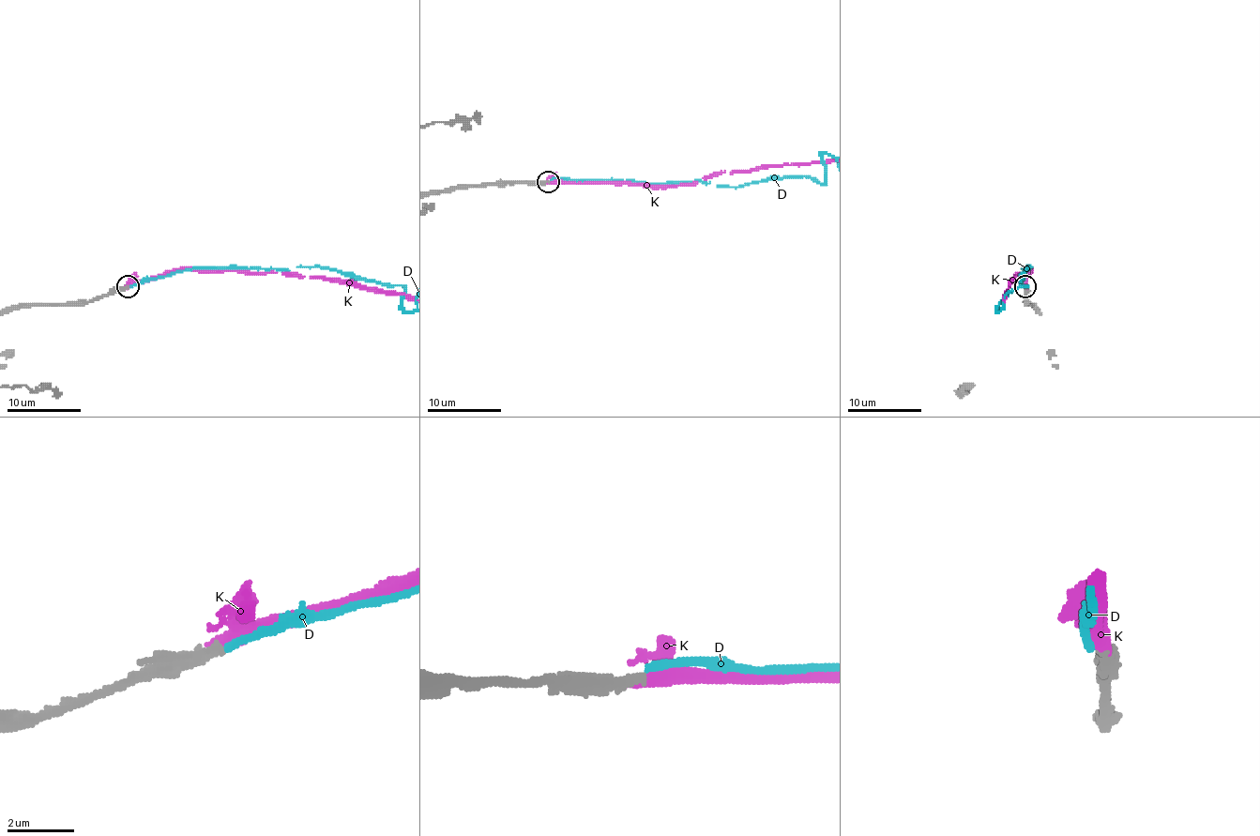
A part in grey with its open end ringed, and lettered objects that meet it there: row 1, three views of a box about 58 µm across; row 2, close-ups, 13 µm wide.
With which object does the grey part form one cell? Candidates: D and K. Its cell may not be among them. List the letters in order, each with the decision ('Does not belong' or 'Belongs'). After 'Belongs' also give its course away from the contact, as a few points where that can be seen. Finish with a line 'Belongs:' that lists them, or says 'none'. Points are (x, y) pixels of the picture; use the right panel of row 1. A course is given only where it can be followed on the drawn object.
D: Does not belong
K: Belongs
Belongs: K

